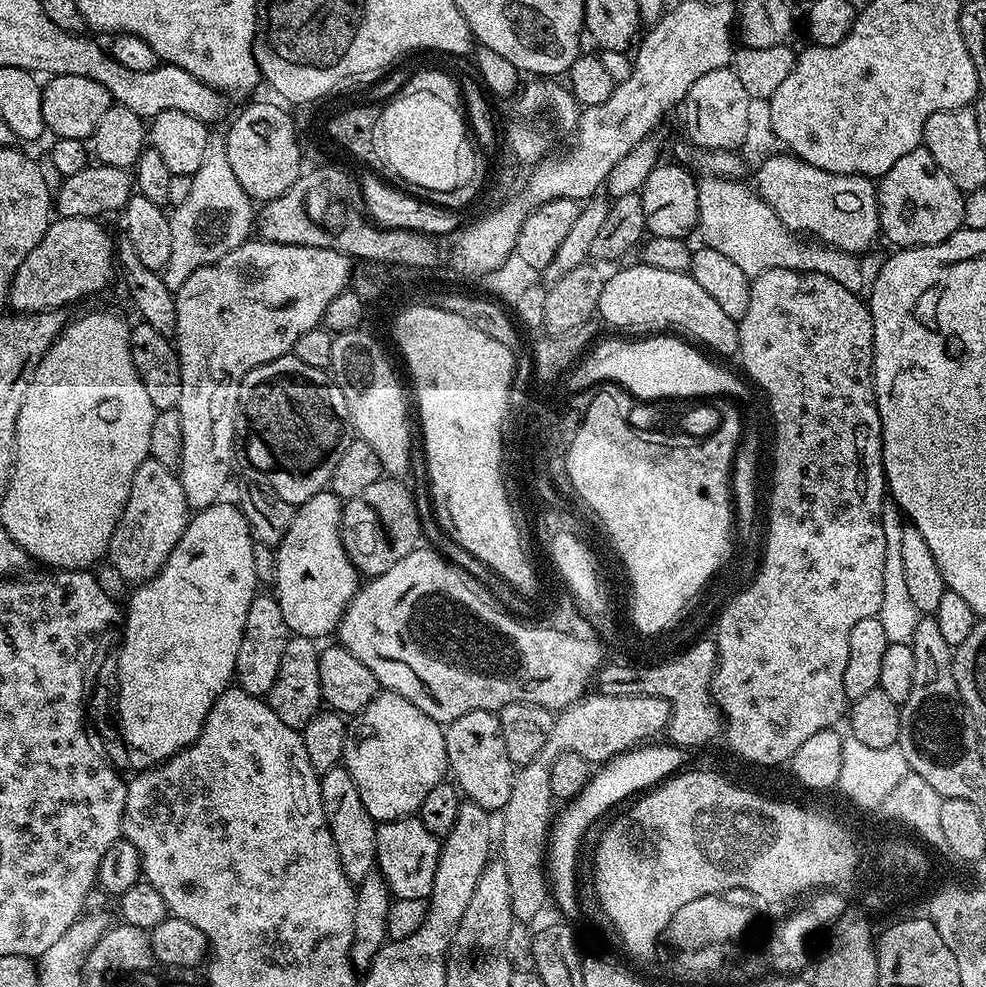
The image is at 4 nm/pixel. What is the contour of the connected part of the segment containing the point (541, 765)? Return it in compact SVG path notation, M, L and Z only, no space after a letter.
M594 692L581 697L575 703L561 709L556 716L555 724L551 728L550 736L546 745L538 754L534 762L523 765L513 777L510 800L502 810L504 824L502 826L502 853L504 865L507 872L512 874L512 909L513 915L520 921L532 919L548 902L550 886L547 882L546 857L548 833L551 829L551 822L554 818L554 801L550 790L550 768L553 762L562 753L581 754L582 758L591 764L604 764L616 755L641 745L644 741L655 739L656 734L660 735L667 729L671 708L668 700L660 696L650 695L606 695L601 692Z

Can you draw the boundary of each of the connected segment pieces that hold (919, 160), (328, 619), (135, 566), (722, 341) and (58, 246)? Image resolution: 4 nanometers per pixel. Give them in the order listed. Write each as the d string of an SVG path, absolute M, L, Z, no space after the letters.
M921 146L902 154L886 174L879 177L876 184L878 198L878 218L883 239L896 244L897 249L921 248L950 238L959 228L964 227L964 198L946 174L934 162L928 149Z
M331 490L314 494L305 504L296 508L296 516L290 522L290 530L286 530L286 538L275 549L276 553L276 583L274 597L280 604L282 616L292 636L310 636L321 638L337 631L340 620L347 610L348 604L358 591L358 573L344 552L340 541L340 513L342 501Z
M146 459L130 482L130 498L122 510L122 518L112 535L107 559L129 582L143 582L154 578L168 561L178 538L186 530L190 509L182 490L179 475L162 462Z
M642 262L629 268L617 267L615 271L605 279L600 299L598 316L604 324L606 322L612 328L637 328L640 334L669 332L693 341L701 340L696 342L705 349L713 348L717 357L735 357L739 353L738 321L725 314L718 302L714 302L688 272L658 270L658 266L646 266Z
M65 216L53 219L48 225L46 234L42 234L42 242L38 242L38 246L34 250L30 250L30 254L26 254L26 262L22 262L22 266L18 266L18 270L14 274L12 279L12 285L8 291L8 304L10 305L11 311L13 313L19 314L21 312L55 312L57 310L67 309L67 304L72 304L75 300L80 300L83 296L88 296L91 292L100 292L108 284L108 279L112 276L112 268L108 265L113 259L114 248L110 243L110 238L108 242L108 234L104 230L103 224L99 219L90 216L79 216L78 218L66 218Z

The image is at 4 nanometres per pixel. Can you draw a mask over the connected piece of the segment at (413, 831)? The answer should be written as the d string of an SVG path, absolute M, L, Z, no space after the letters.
M419 815L403 816L383 821L376 829L376 868L388 884L393 897L427 901L434 886L434 870L438 870L441 841L426 826Z

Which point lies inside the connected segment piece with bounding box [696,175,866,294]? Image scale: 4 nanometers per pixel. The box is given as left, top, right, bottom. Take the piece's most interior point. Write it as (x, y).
(734, 219)

